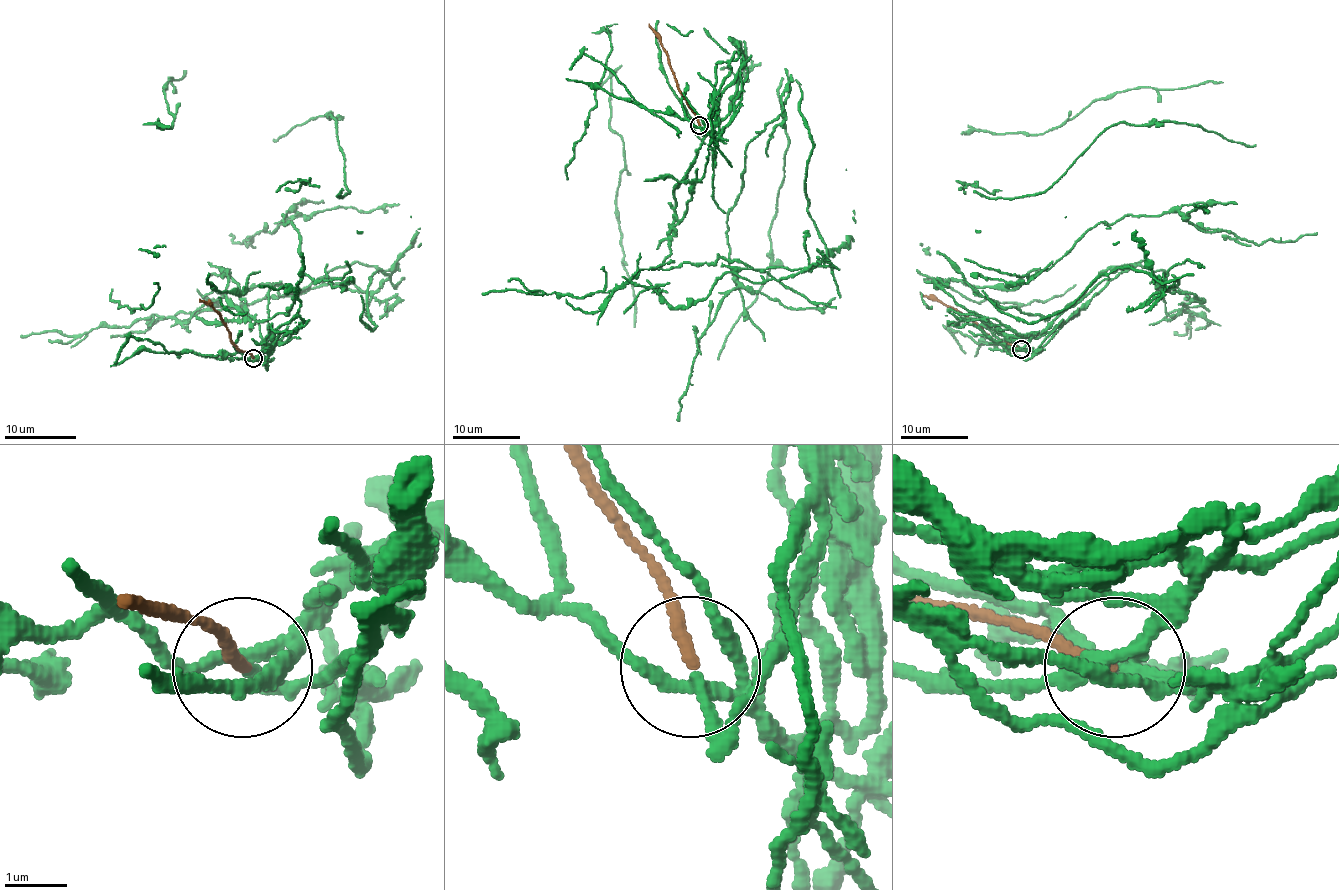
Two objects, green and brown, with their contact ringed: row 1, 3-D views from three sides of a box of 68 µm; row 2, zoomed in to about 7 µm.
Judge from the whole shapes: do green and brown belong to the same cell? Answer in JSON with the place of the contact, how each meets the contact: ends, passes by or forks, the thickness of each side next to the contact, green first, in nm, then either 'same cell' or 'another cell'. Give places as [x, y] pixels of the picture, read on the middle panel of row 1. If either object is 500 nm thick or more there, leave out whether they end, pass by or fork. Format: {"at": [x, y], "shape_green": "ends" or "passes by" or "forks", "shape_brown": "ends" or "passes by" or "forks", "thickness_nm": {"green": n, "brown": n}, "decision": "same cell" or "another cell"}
{"at": [699, 125], "shape_green": "forks", "shape_brown": "ends", "thickness_nm": {"green": 180, "brown": 200}, "decision": "another cell"}

